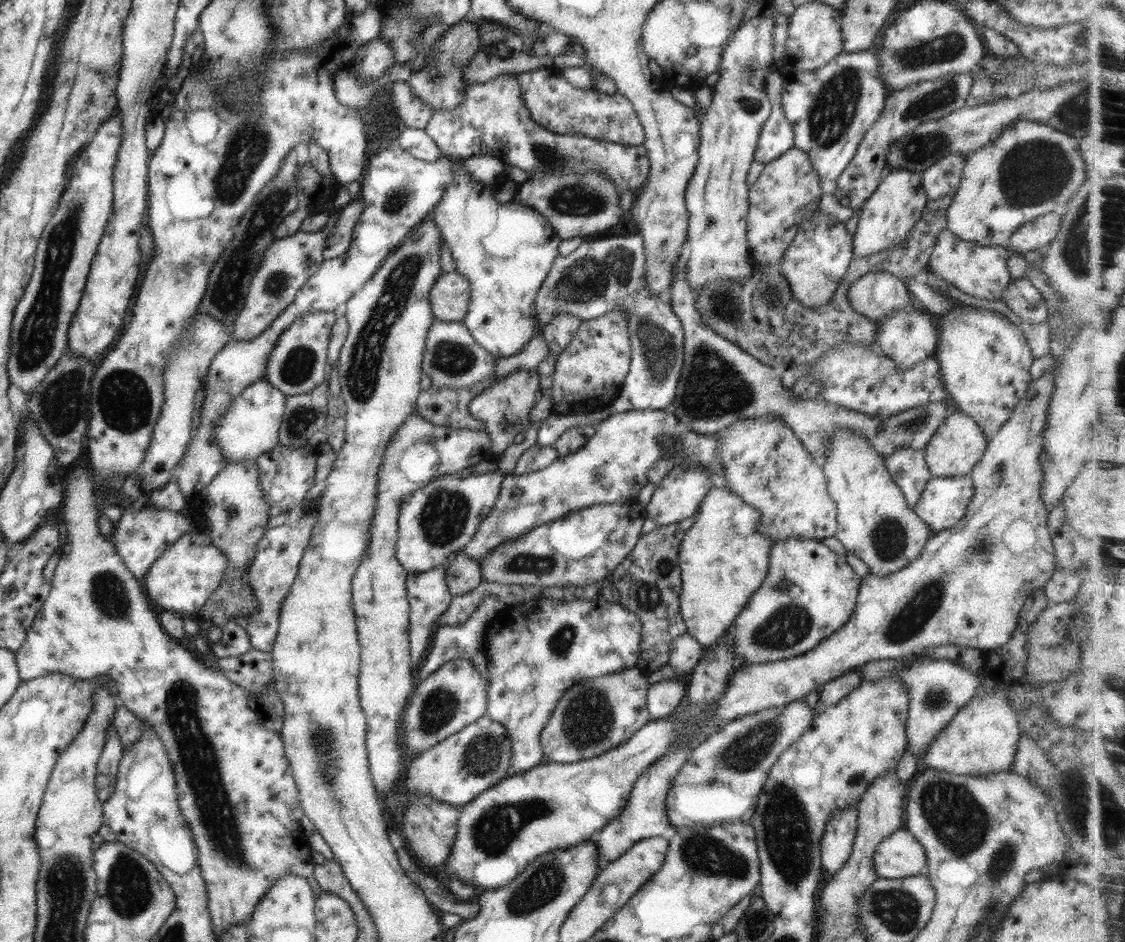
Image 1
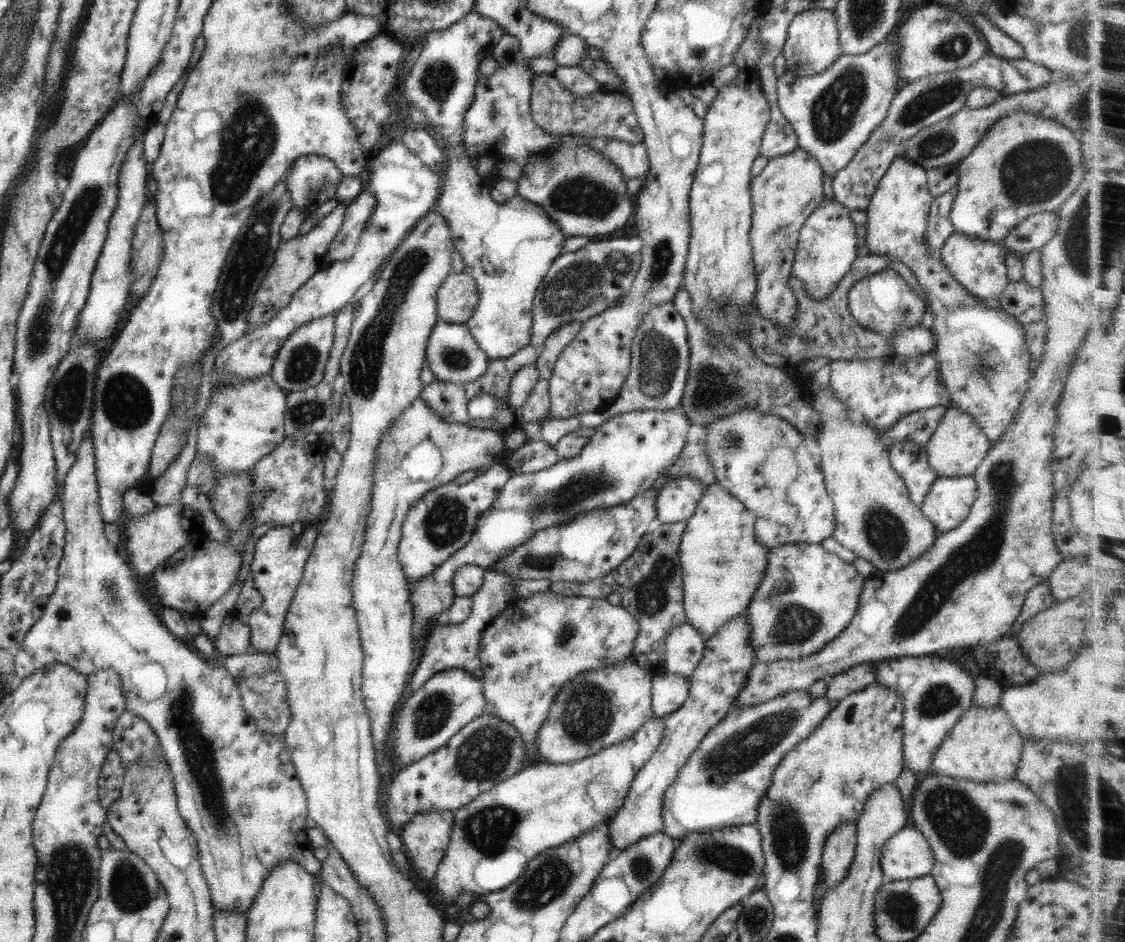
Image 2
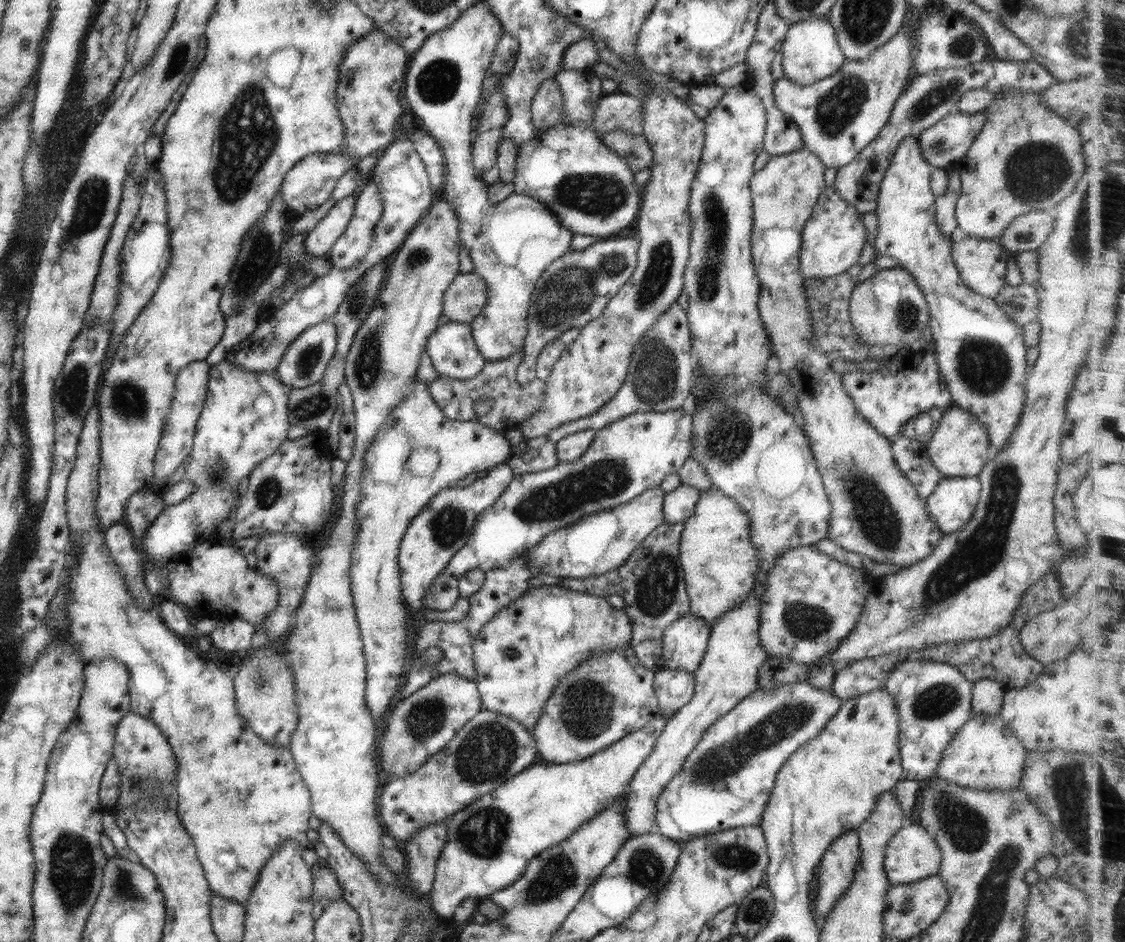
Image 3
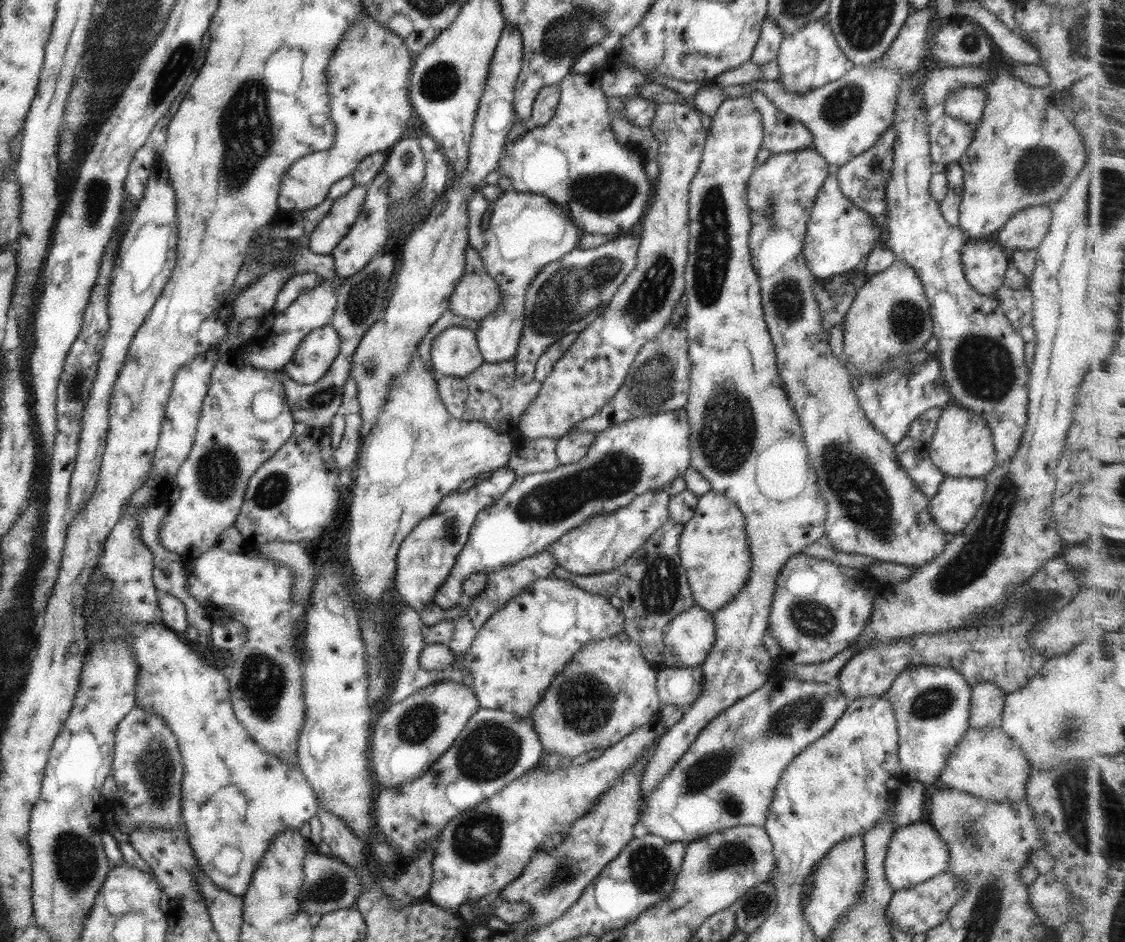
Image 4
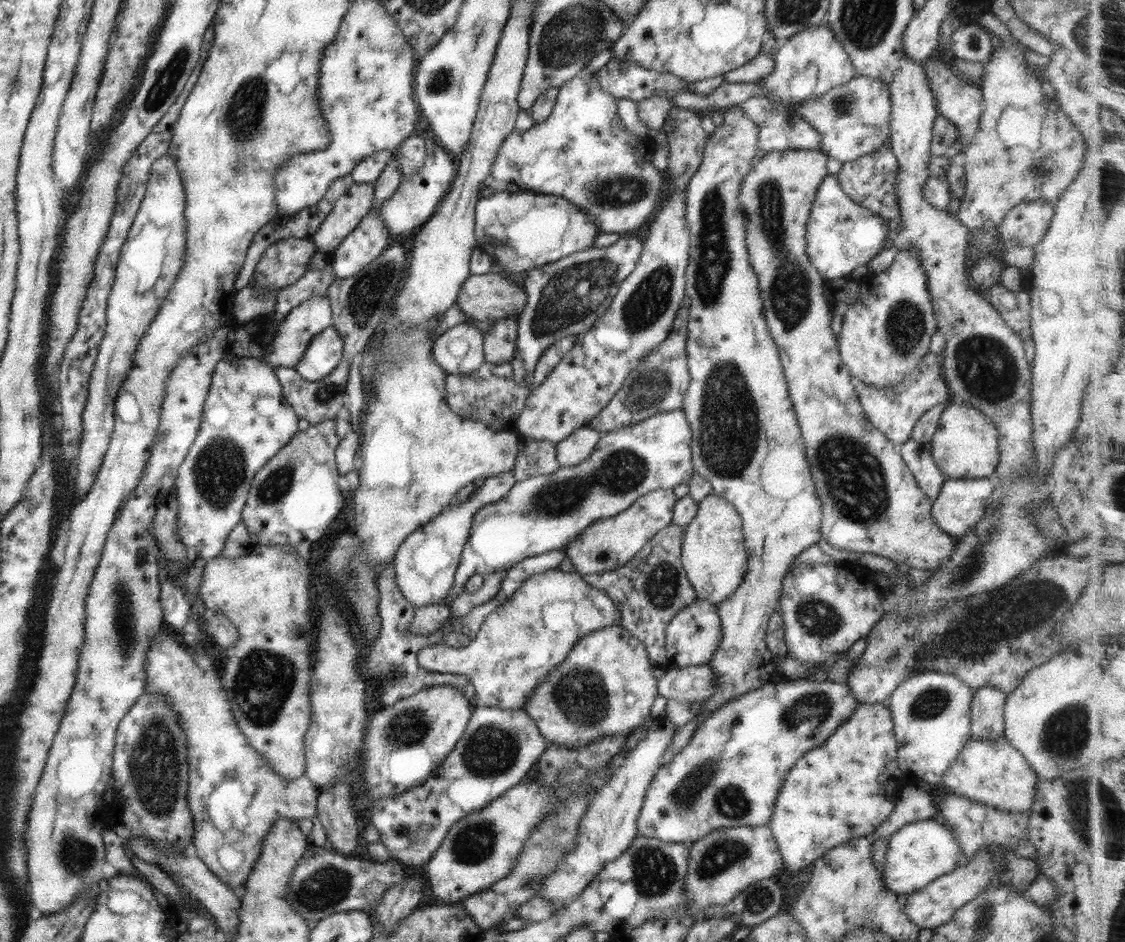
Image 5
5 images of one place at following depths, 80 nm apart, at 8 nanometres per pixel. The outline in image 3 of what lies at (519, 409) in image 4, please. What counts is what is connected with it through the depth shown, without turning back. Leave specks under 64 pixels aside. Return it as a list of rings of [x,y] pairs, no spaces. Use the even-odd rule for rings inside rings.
[[[523,352],[513,354],[505,359],[486,361],[482,370],[474,377],[465,380],[438,377],[429,384],[429,393],[434,402],[442,409],[446,418],[457,421],[474,421],[490,428],[506,432],[516,428],[530,418],[544,402],[545,381],[532,381],[527,385],[517,382],[517,369],[523,361]],[[478,399],[490,400],[490,409],[482,416],[474,410]]]

